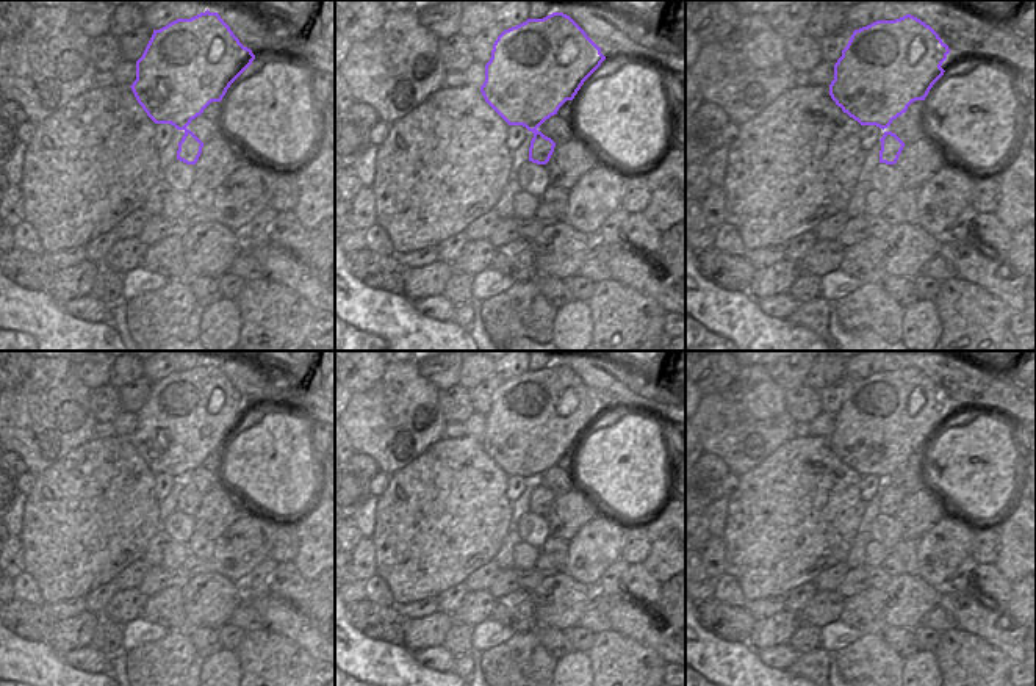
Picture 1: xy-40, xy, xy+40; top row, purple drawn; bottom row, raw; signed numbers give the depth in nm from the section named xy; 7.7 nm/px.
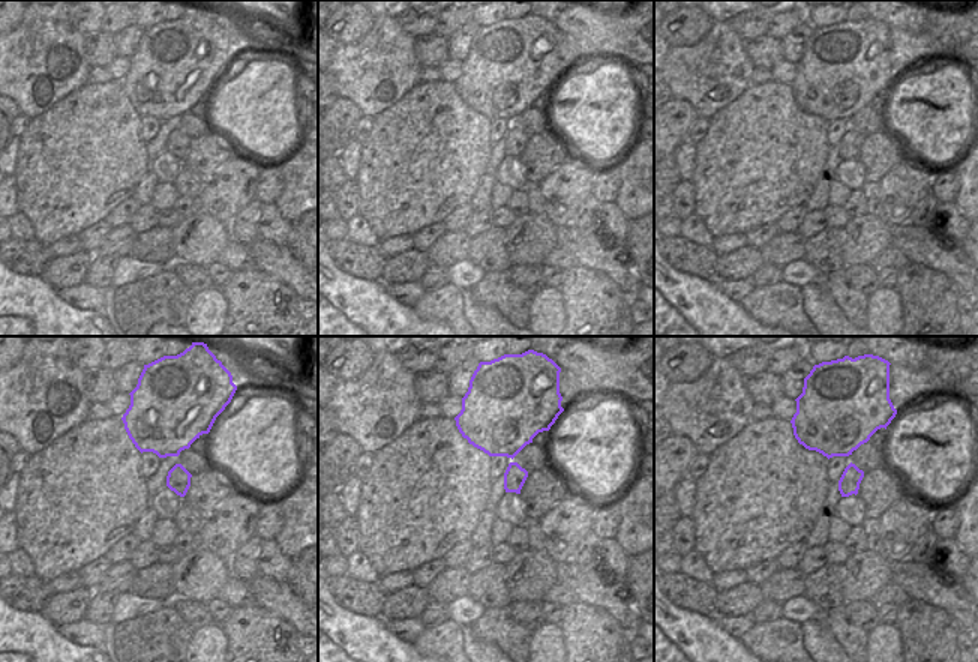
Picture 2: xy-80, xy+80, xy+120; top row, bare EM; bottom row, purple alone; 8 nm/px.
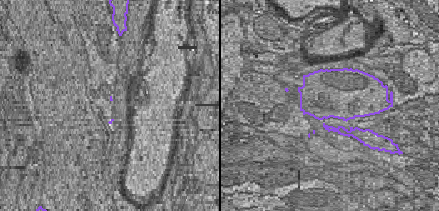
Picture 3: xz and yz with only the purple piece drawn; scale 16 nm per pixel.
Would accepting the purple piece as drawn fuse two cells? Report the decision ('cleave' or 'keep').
cleave

